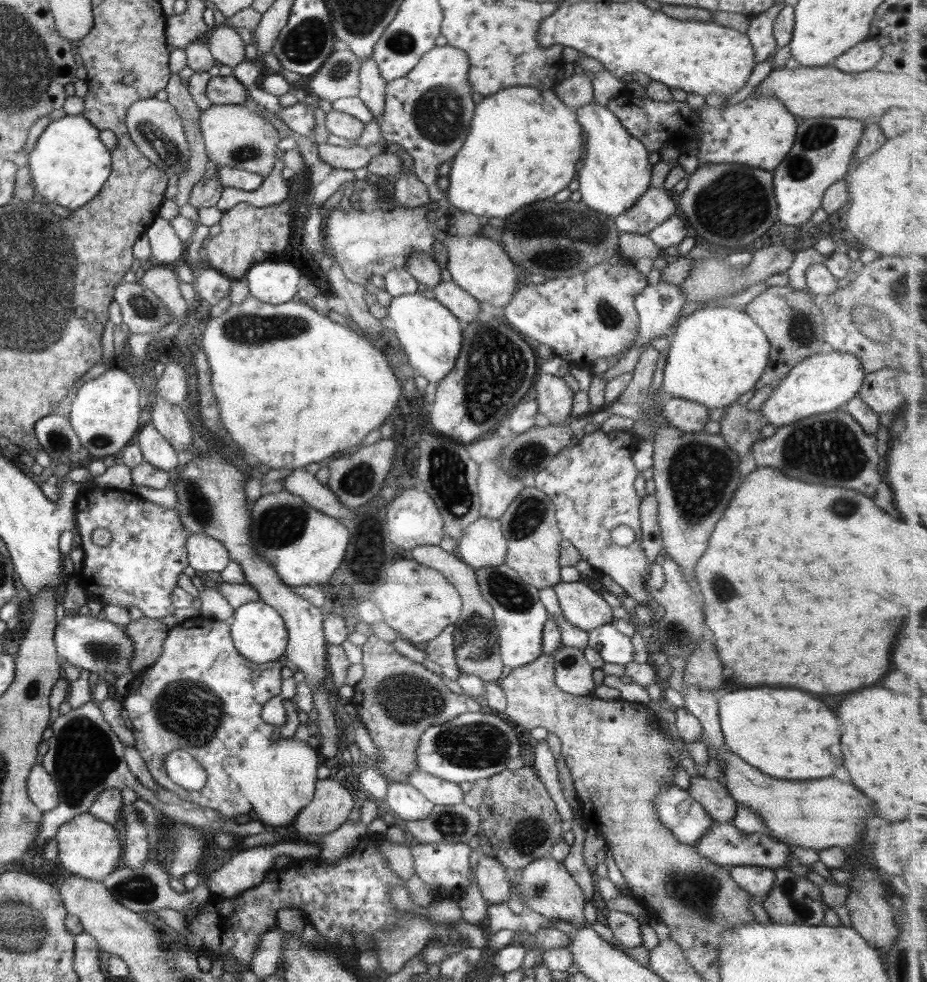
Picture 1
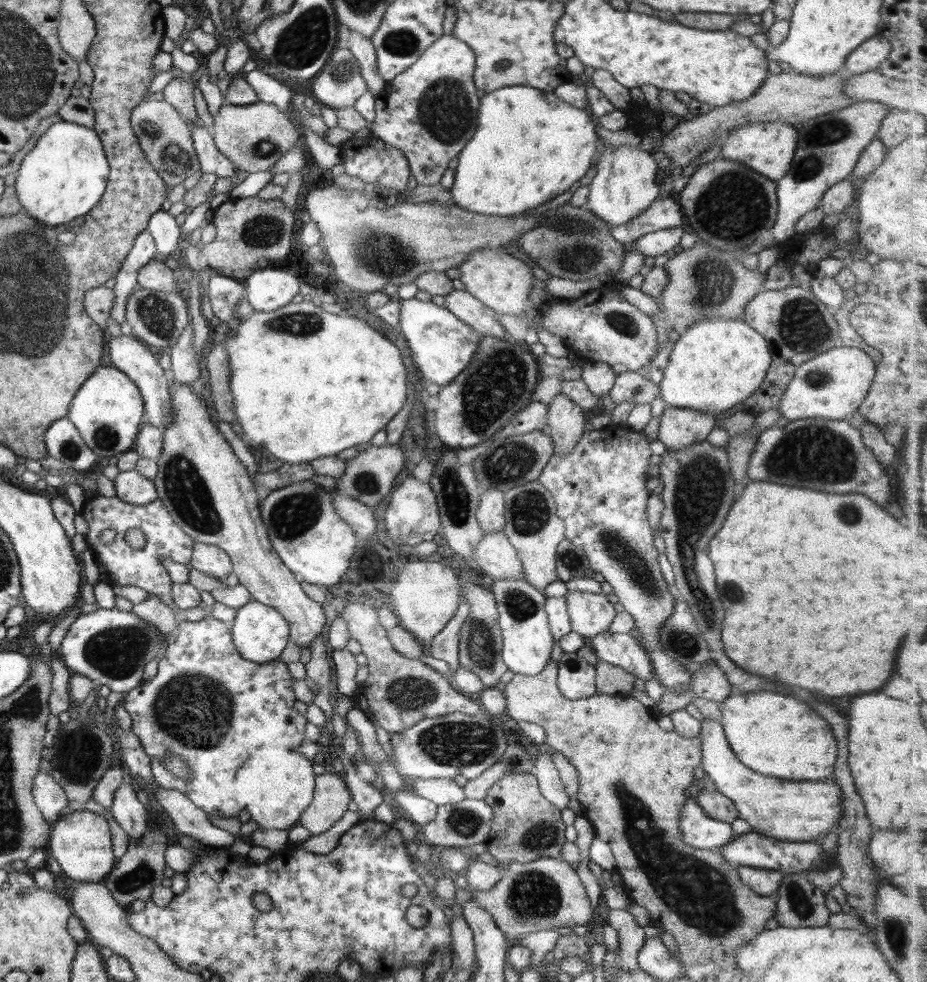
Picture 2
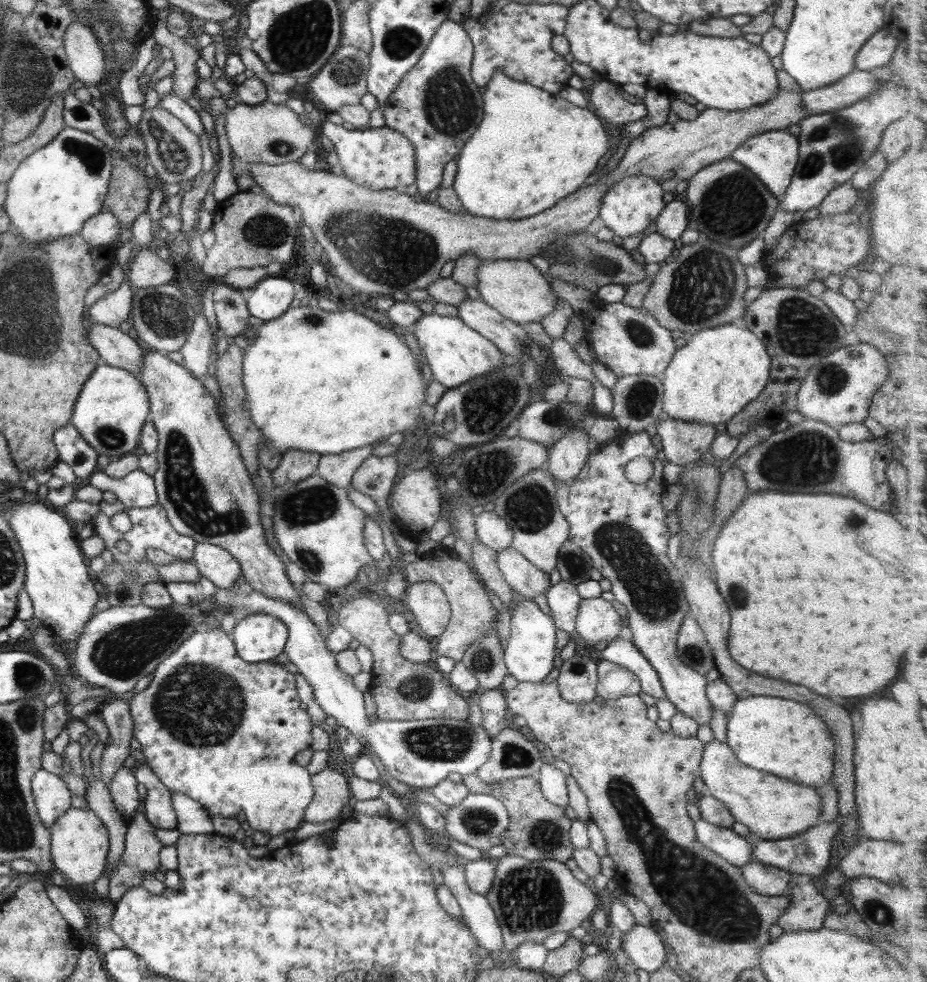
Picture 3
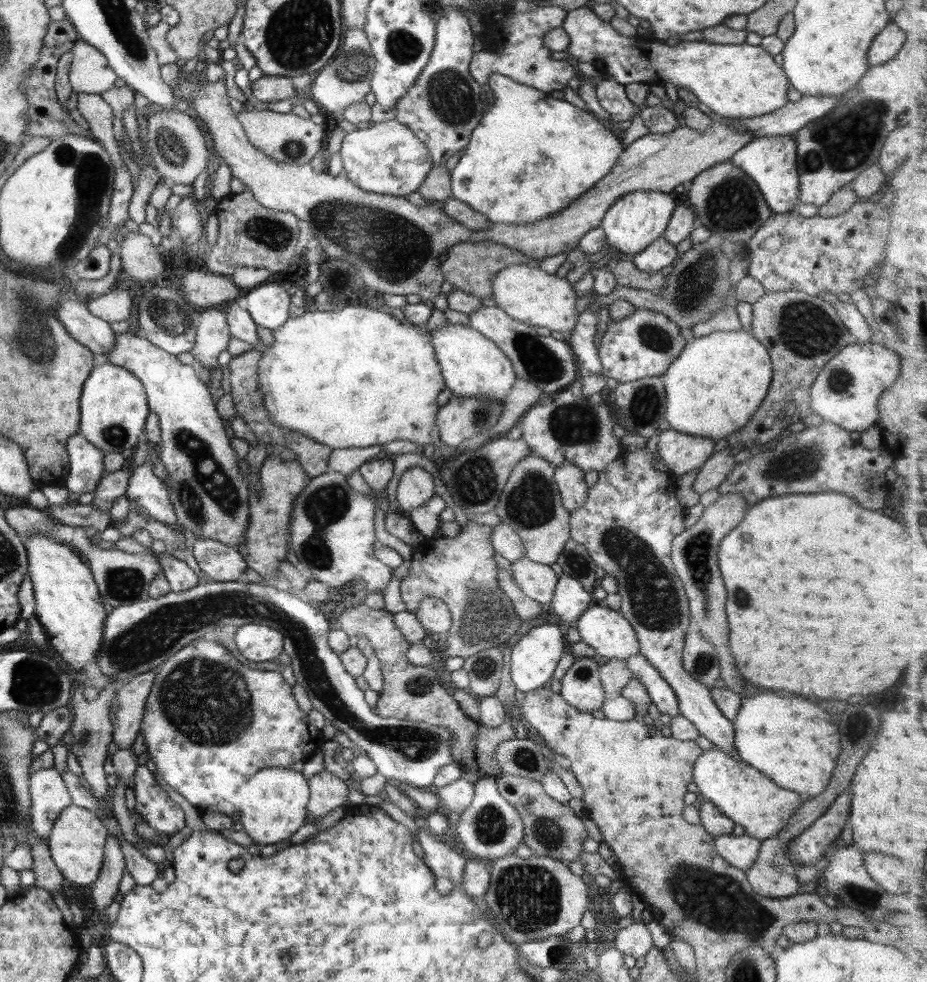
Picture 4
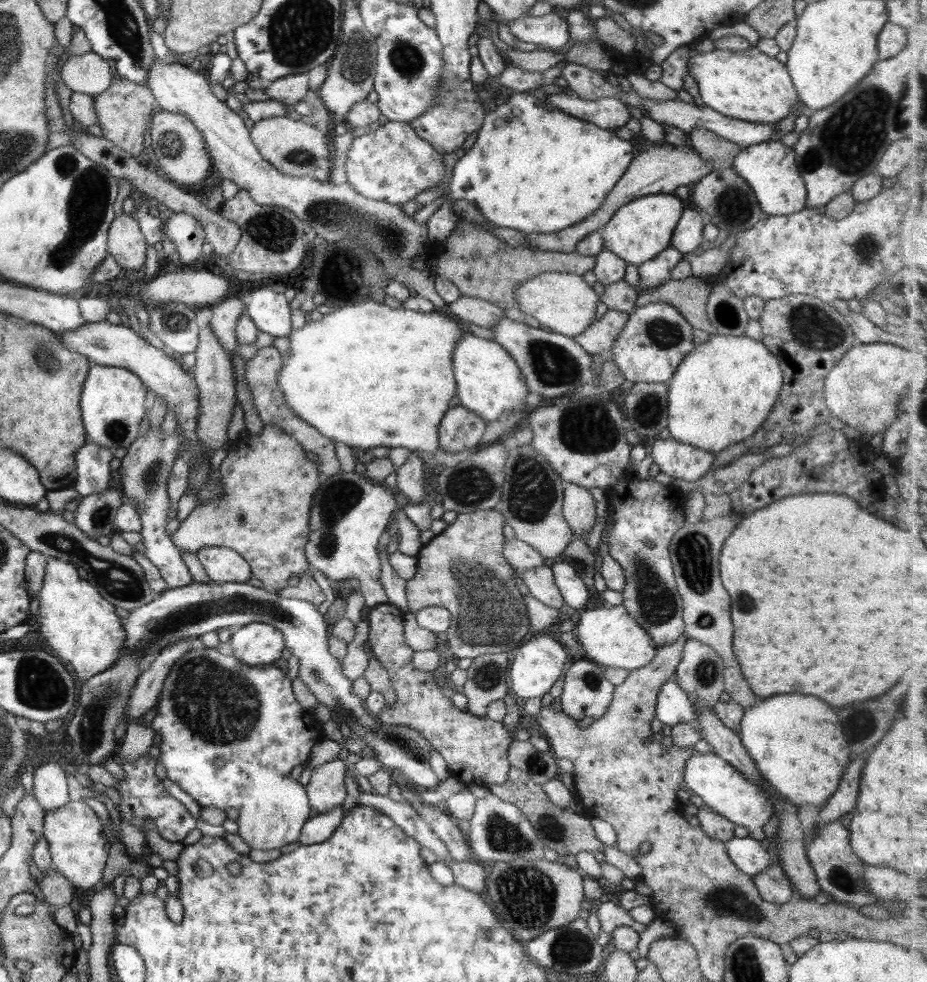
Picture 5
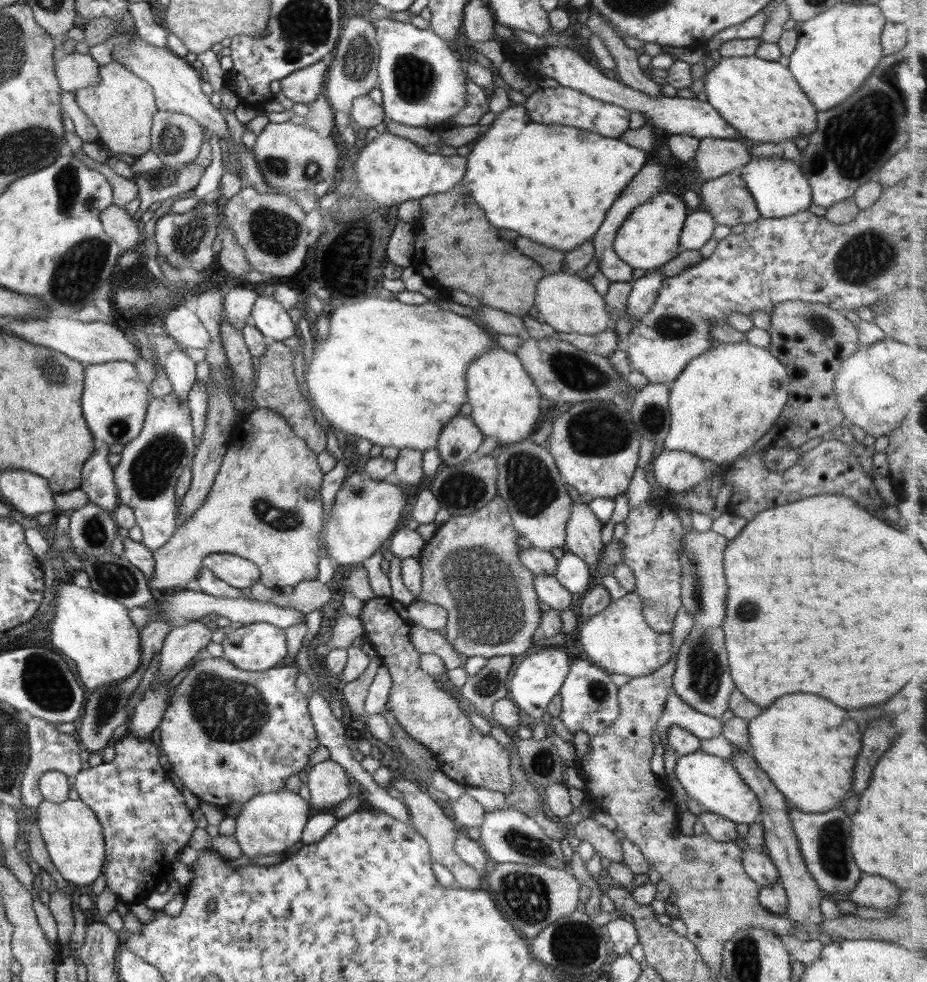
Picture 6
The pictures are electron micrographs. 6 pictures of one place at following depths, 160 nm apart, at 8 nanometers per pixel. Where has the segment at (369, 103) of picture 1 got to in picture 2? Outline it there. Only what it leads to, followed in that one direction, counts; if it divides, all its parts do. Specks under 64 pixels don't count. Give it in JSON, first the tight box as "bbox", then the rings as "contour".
{"bbox":[347,31,387,96],"contour":[[[350,31],[347,49],[356,57],[360,76],[362,76],[367,90],[376,96],[380,95],[387,82],[378,73],[377,54],[373,42],[359,32]]]}

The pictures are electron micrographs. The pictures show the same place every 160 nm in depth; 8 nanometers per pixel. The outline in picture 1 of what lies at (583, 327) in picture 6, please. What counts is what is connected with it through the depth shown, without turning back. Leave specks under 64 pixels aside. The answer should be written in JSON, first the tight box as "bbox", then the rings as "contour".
{"bbox":[445,235,517,307],"contour":[[[476,235],[452,236],[445,241],[448,247],[448,267],[452,281],[469,292],[478,302],[488,302],[494,307],[508,306],[517,291],[517,267],[509,254],[504,250],[496,236],[480,237]]]}

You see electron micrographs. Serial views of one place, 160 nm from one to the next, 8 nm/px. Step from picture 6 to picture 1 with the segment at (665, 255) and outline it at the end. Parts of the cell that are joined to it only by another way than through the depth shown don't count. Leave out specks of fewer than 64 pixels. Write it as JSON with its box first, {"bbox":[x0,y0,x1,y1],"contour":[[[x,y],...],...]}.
{"bbox":[574,98,653,218],"contour":[[[594,98],[586,107],[574,110],[578,124],[582,128],[583,143],[586,148],[584,165],[578,174],[581,201],[590,209],[606,217],[615,218],[634,204],[650,188],[653,166],[648,161],[649,150],[622,127],[618,117],[607,107],[600,106]]]}

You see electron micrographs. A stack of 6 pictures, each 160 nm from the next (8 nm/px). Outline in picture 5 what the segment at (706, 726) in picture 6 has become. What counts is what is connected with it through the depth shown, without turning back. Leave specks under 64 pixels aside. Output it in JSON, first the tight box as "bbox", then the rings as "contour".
{"bbox":[655,679,700,730],"contour":[[[675,679],[666,681],[658,691],[655,717],[668,726],[686,723],[694,730],[700,730],[693,703]]]}

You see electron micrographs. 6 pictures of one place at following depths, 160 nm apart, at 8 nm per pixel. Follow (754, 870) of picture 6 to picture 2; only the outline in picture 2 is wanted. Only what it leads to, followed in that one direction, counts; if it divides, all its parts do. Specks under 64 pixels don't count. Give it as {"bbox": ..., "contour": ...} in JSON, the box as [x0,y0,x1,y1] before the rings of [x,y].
{"bbox":[680,796,736,853],"contour":[[[689,796],[681,810],[680,830],[690,846],[718,853],[736,835],[731,824],[710,818]]]}

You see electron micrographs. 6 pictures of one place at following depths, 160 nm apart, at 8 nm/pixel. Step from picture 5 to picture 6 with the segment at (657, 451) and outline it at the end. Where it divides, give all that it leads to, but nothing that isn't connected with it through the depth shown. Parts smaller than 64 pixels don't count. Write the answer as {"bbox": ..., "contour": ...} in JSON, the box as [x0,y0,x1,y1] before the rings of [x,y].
{"bbox":[650,449,717,492],"contour":[[[663,449],[650,462],[657,484],[668,492],[684,492],[706,480],[717,468],[717,464],[679,450]]]}

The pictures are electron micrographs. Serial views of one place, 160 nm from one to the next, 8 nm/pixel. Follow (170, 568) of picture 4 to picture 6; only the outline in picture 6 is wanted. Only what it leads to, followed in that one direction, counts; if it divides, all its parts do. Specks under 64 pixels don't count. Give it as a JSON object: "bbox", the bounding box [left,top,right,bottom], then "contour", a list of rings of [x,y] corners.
{"bbox":[113,393,196,552],"contour":[[[176,393],[167,394],[163,399],[153,397],[149,401],[142,430],[134,440],[123,446],[120,453],[121,460],[113,468],[118,498],[122,505],[133,508],[135,521],[143,534],[141,544],[144,544],[150,552],[156,552],[158,548],[164,547],[177,529],[175,484],[182,469],[193,463],[192,457],[196,449],[194,440],[194,428],[187,402],[181,403]]]}

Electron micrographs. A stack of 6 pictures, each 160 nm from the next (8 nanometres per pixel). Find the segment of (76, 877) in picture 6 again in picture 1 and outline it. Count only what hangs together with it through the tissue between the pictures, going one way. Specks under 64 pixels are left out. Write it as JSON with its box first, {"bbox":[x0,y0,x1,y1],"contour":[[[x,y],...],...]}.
{"bbox":[55,813,122,882],"contour":[[[82,813],[75,816],[70,822],[66,822],[58,828],[55,834],[58,847],[58,861],[62,863],[68,872],[85,879],[103,882],[103,880],[118,866],[122,857],[122,839],[117,830],[92,816],[90,813]]]}

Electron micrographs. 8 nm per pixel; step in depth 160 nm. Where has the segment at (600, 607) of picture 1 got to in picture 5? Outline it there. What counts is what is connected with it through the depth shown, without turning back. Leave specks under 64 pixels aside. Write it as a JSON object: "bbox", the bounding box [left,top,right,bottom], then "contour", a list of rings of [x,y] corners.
{"bbox":[574,605,659,671],"contour":[[[622,605],[586,610],[580,616],[574,632],[575,639],[586,654],[585,657],[602,667],[625,668],[629,671],[642,668],[652,662],[659,648],[646,629],[639,627]]]}

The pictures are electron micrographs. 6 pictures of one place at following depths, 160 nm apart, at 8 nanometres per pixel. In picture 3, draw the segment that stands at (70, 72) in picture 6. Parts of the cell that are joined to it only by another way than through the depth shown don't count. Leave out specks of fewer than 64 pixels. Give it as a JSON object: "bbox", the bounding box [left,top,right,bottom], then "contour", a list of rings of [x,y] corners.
{"bbox":[64,20,107,88],"contour":[[[80,20],[70,24],[64,35],[64,46],[69,68],[76,81],[82,81],[86,88],[99,87],[107,62],[90,25]]]}

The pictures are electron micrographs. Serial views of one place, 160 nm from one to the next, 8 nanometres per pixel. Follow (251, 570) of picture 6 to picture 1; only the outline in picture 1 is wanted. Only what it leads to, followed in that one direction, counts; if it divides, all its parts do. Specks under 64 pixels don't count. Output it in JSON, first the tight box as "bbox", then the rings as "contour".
{"bbox":[184,532,230,573],"contour":[[[201,532],[189,534],[184,546],[191,573],[196,571],[221,573],[230,562],[227,548],[218,543],[216,538],[210,538]]]}

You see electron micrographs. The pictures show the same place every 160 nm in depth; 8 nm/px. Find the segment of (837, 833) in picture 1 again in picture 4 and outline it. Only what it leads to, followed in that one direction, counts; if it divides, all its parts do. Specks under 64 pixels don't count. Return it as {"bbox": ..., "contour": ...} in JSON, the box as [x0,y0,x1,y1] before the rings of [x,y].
{"bbox":[693,748,806,841],"contour":[[[718,748],[702,751],[693,764],[693,782],[704,800],[710,801],[718,810],[740,825],[745,832],[761,841],[777,835],[788,828],[794,808],[806,798],[796,792],[780,788],[771,778],[766,778],[757,768],[750,766],[736,755],[728,755]]]}

